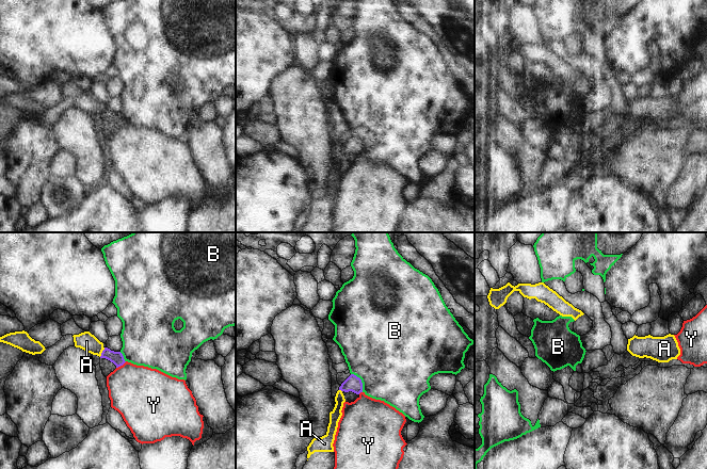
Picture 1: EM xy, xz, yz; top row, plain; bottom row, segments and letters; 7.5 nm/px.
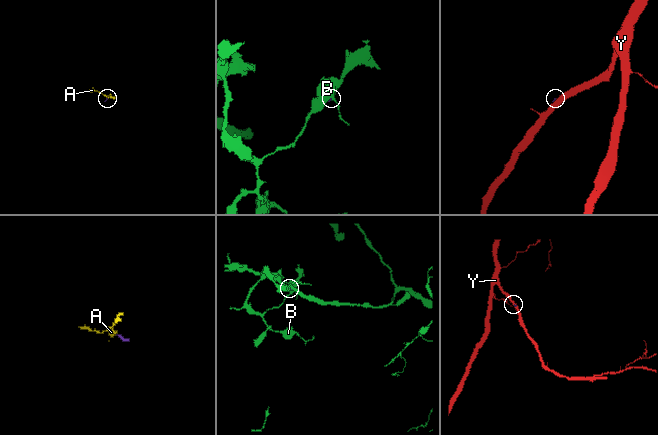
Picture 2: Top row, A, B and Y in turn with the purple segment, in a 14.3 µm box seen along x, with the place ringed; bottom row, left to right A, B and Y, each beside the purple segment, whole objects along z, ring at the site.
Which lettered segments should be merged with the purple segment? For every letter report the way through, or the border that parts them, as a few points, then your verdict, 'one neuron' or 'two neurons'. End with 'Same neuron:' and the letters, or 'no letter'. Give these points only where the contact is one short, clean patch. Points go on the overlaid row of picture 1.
A: across xy (116, 357), (102, 352), (86, 341) | one neuron
B: two neurons
Y: along xy (126, 361), (116, 368) | two neurons
Same neuron: A

